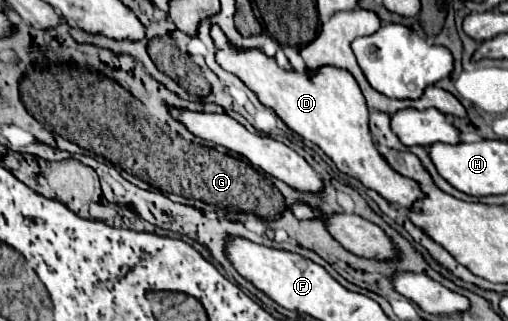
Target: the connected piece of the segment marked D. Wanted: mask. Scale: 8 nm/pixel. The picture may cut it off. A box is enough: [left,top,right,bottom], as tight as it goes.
[209,25,423,209]

